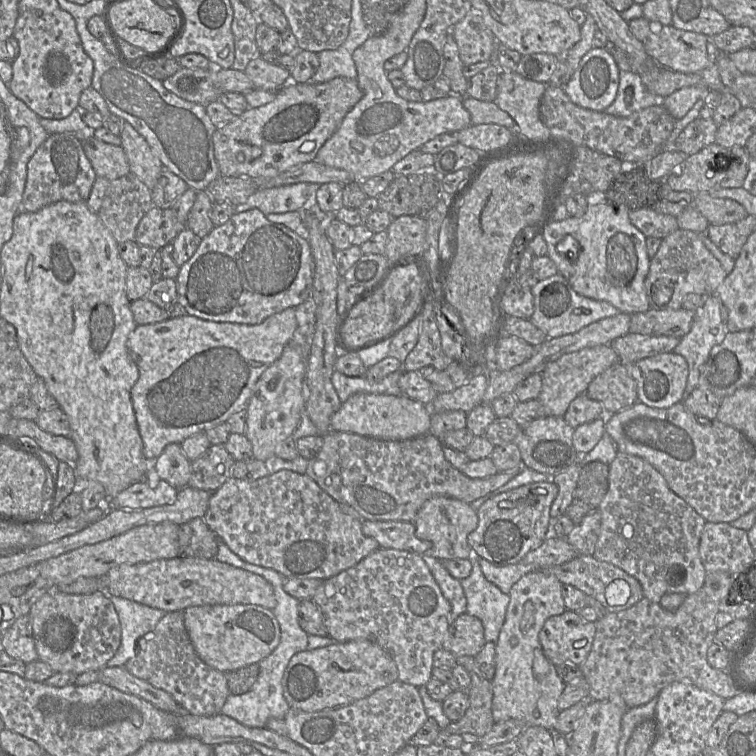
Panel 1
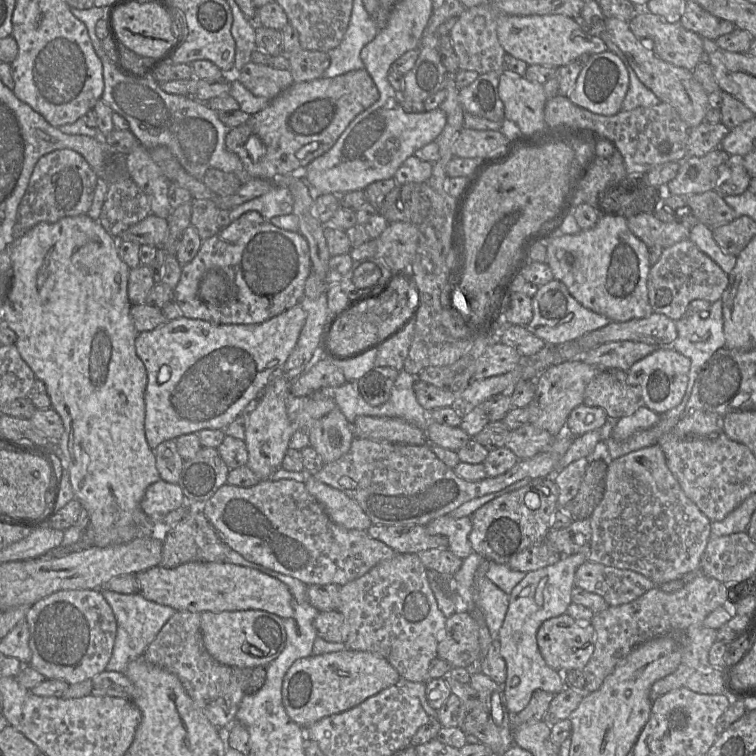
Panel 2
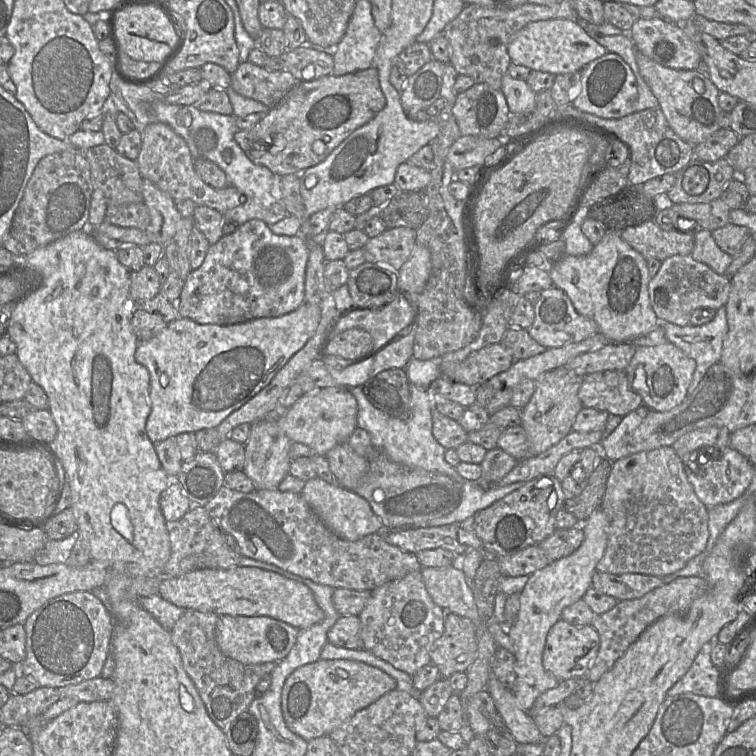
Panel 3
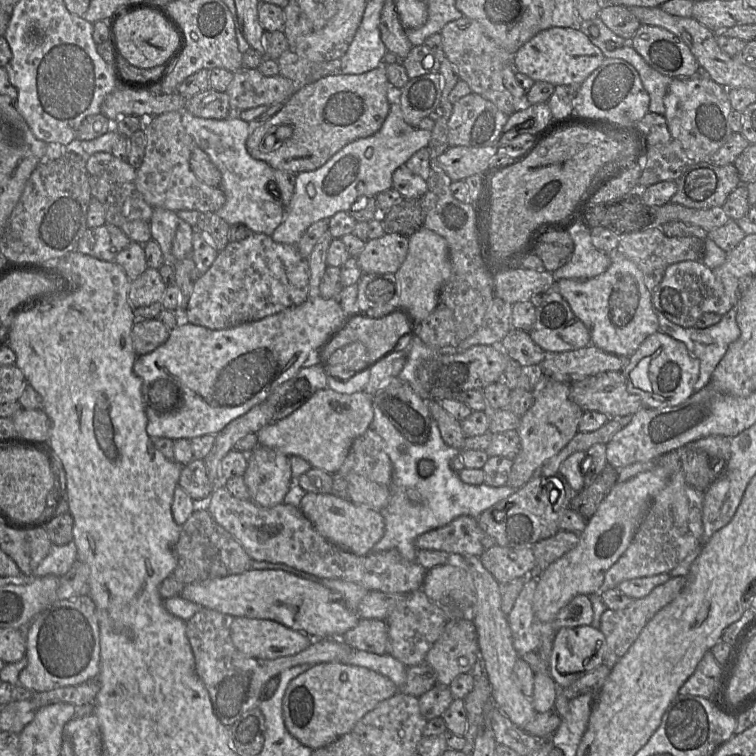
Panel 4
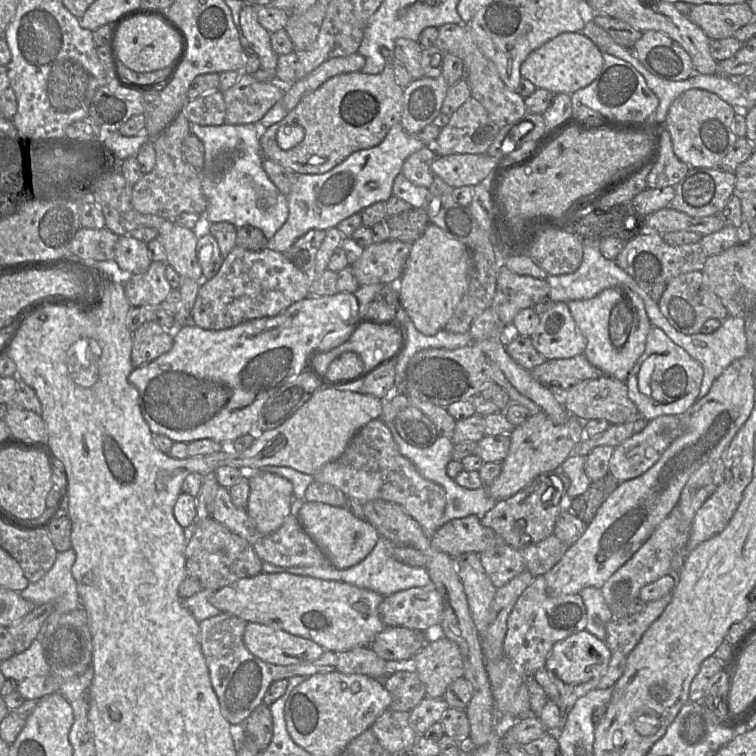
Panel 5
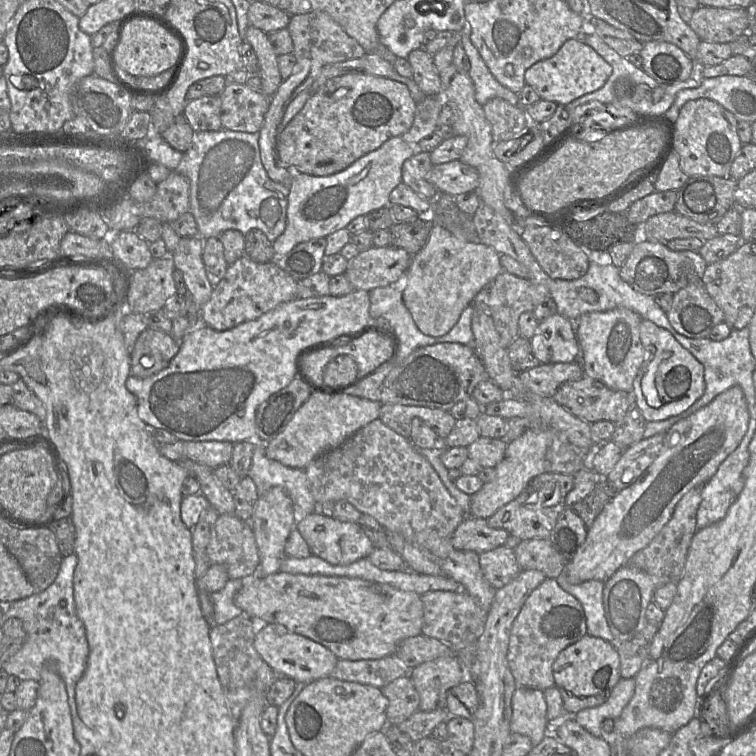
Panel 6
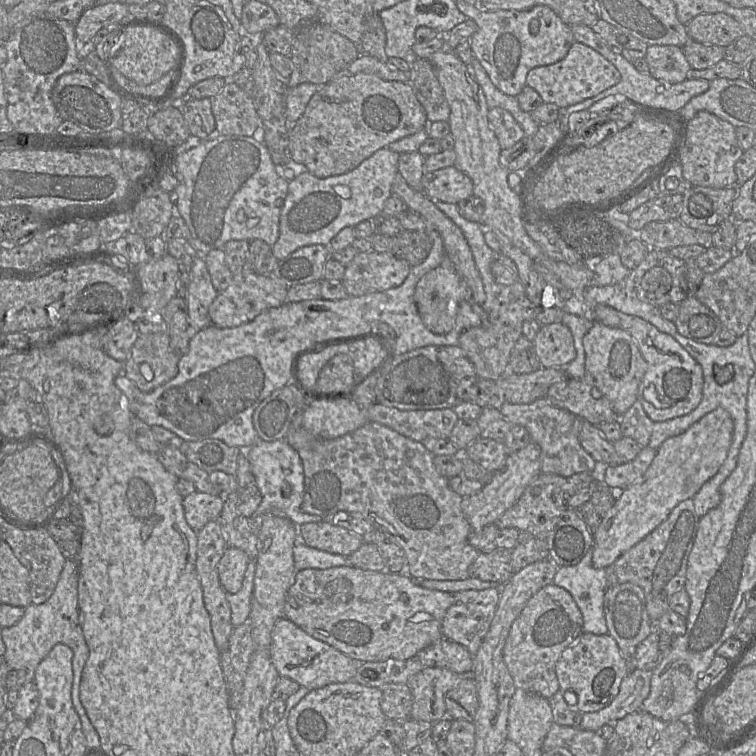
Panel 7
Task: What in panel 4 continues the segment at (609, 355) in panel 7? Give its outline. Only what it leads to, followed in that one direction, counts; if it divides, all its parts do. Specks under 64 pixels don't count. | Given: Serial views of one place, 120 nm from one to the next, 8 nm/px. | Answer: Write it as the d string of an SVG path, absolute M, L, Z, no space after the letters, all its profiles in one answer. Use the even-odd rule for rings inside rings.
M618 250L608 255L611 264L604 273L587 280L564 278L555 281L554 289L587 327L592 345L607 353L629 358L648 336L659 331L659 322L641 270Z

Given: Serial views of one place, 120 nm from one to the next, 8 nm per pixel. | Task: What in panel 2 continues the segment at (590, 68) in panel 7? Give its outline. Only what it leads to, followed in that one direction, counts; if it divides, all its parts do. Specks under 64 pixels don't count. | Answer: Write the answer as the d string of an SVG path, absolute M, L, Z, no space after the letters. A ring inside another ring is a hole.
M498 14L498 39L505 52L525 61L528 65L558 68L567 65L582 55L592 55L608 50L600 36L584 31L573 17L562 14L515 16Z

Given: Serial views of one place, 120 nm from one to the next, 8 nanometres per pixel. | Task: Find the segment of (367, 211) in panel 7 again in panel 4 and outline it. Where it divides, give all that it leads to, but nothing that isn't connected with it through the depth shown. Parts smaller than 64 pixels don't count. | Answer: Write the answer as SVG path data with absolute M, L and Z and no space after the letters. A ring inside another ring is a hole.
M389 82L390 111L381 129L372 136L348 143L320 168L296 175L294 195L285 209L283 221L271 237L275 242L296 245L313 223L329 219L337 212L349 212L360 196L376 197L391 189L394 171L405 165L418 150L428 147L432 132L405 122L399 98L400 90Z

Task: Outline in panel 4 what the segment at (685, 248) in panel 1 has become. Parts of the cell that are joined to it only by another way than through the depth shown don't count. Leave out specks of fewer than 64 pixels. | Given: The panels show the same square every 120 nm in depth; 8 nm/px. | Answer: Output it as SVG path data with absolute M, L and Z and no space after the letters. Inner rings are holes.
M683 261L668 266L661 282L651 292L651 302L655 310L682 328L695 327L697 320L704 313L723 316L733 308L733 303L721 282L701 261Z

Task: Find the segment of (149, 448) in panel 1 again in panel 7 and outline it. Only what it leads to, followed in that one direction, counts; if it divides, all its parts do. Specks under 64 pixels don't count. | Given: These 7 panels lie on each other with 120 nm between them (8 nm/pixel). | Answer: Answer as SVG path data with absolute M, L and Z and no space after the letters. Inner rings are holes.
M384 292L347 296L339 300L318 298L285 302L263 311L252 321L240 326L219 328L209 325L199 330L191 338L188 352L179 359L177 375L151 392L139 390L123 372L115 378L114 383L128 398L132 415L150 427L162 426L183 441L217 439L230 447L246 450L259 438L253 425L255 409L274 390L291 382L292 363L295 357L300 352L323 342L377 333L373 328L379 321L384 303L386 303Z

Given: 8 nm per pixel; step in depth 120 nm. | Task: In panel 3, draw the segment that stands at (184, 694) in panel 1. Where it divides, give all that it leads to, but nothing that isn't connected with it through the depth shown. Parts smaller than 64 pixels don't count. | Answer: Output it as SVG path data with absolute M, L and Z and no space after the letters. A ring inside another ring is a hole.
M187 609L170 632L172 641L180 652L183 668L196 686L208 715L223 729L248 710L256 698L258 682L264 675L271 674L278 662L244 664L223 654L215 636L218 618L219 615L211 612Z

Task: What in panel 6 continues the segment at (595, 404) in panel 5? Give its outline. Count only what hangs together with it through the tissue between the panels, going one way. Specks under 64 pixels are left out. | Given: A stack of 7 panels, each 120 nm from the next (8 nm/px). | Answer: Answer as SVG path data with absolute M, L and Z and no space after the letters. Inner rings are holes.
M586 375L580 380L562 384L552 398L571 414L590 424L618 422L633 404L632 394L608 388Z

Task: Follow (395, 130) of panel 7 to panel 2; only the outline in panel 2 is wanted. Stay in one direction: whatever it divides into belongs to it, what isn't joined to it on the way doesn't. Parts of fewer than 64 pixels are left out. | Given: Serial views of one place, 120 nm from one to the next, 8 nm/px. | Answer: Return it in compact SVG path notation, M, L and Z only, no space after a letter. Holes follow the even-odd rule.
M366 69L349 71L333 78L293 83L261 111L250 116L240 126L229 129L225 145L241 160L247 177L272 180L280 176L300 174L314 159L333 147L338 138L361 112L373 105L379 91Z

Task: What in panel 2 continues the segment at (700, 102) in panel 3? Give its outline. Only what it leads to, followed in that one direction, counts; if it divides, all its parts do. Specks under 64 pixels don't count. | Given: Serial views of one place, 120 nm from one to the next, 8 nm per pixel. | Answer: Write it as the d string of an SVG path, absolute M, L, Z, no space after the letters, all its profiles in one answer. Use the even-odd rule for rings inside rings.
M606 18L605 30L619 47L635 71L639 80L650 89L661 102L672 106L689 129L706 121L710 109L709 94L693 77L692 71L661 60L652 50L651 40L641 40L630 30L629 22L618 18Z

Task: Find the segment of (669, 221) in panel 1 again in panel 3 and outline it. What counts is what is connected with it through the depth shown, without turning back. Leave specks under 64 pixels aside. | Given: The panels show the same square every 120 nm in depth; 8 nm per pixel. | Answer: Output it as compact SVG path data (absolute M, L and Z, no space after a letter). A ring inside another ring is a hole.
M646 222L637 227L626 228L620 237L645 260L663 261L674 255L691 255L694 234L680 231L665 231L655 222Z

